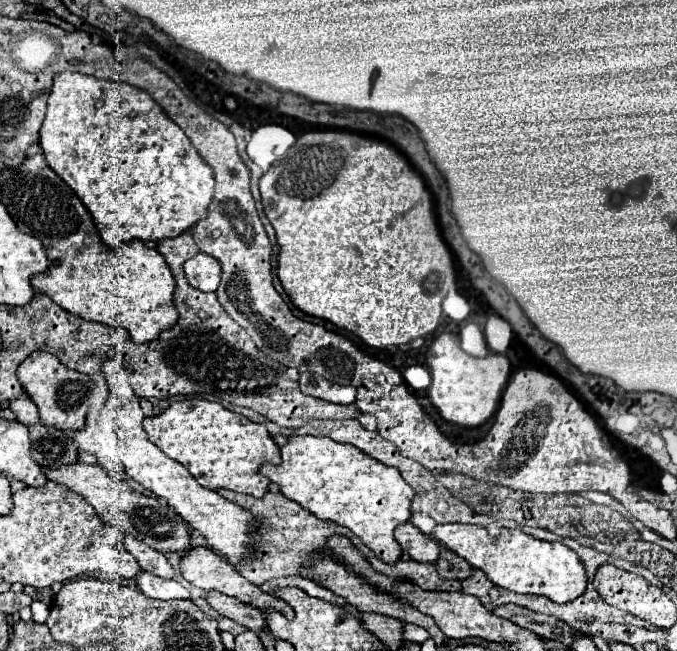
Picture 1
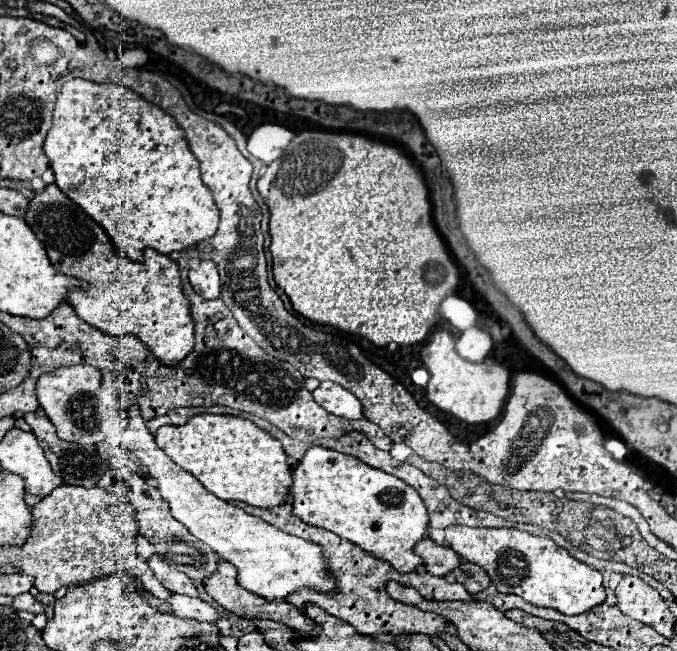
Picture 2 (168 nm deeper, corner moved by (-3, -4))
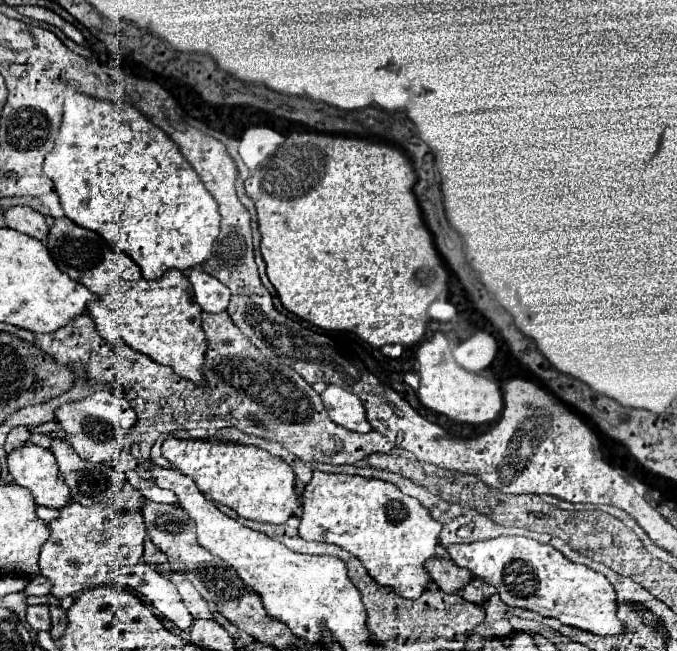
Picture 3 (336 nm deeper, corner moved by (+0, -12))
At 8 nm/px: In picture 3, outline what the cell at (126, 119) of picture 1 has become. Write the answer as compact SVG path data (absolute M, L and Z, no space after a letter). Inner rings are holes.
M72 94L64 100L64 116L62 116L62 124L60 124L60 132L58 132L58 138L54 142L54 148L50 150L50 154L46 156L44 160L44 174L54 182L54 190L58 192L60 196L60 204L64 208L64 214L80 224L82 228L88 228L88 230L94 230L98 232L107 244L110 244L114 250L120 250L124 254L128 254L142 270L142 276L146 280L156 280L160 278L168 268L178 268L178 270L188 270L192 266L198 266L202 264L204 260L208 260L210 252L212 252L212 244L220 232L220 212L218 212L218 202L210 196L210 192L202 186L198 174L194 172L194 168L186 162L186 158L182 156L182 152L178 150L178 146L158 128L154 126L136 106L132 104L116 104L116 102L110 102L110 100L100 100L100 98L92 98L92 96L86 96L86 94Z

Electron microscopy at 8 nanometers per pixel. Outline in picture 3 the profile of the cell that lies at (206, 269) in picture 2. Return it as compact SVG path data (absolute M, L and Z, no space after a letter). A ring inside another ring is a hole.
M200 268L190 270L188 280L194 288L194 300L200 304L204 312L222 312L228 306L230 290L218 282L214 276L202 272Z

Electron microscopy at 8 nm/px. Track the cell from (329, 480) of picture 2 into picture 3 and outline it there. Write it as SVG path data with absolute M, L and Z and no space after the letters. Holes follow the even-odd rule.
M314 470L312 480L306 484L300 498L302 498L302 510L304 510L300 518L300 528L298 528L300 538L330 542L348 550L362 562L362 566L370 572L370 576L378 584L394 588L394 592L402 598L416 600L426 590L430 576L424 570L424 562L436 556L438 534L442 530L442 524L436 522L416 498L402 494L390 482L368 480L362 476L350 476L350 474L328 474L320 470Z

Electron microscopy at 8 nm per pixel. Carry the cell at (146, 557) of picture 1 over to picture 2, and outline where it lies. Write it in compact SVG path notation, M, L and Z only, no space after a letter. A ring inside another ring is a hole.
M161 556L149 558L149 568L155 572L155 576L163 582L165 588L169 588L175 594L185 594L185 596L199 596L195 584L179 570L169 566Z

